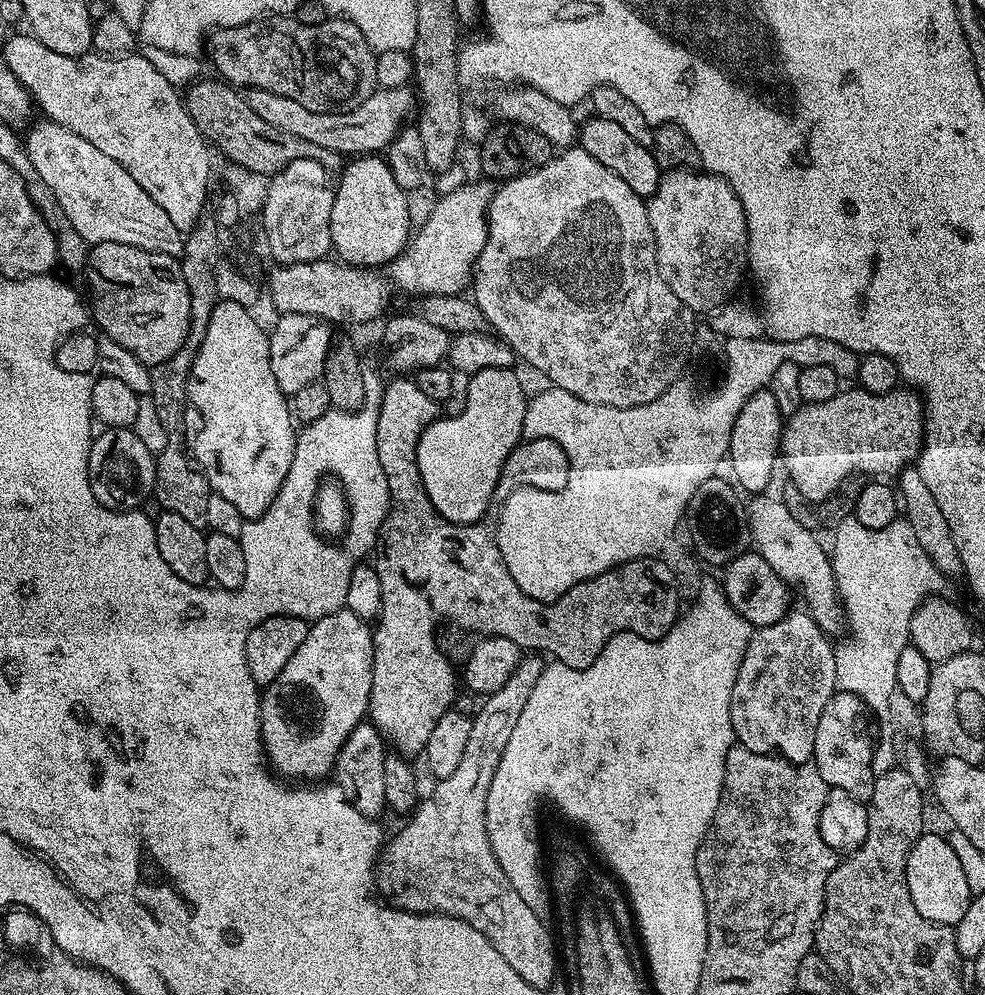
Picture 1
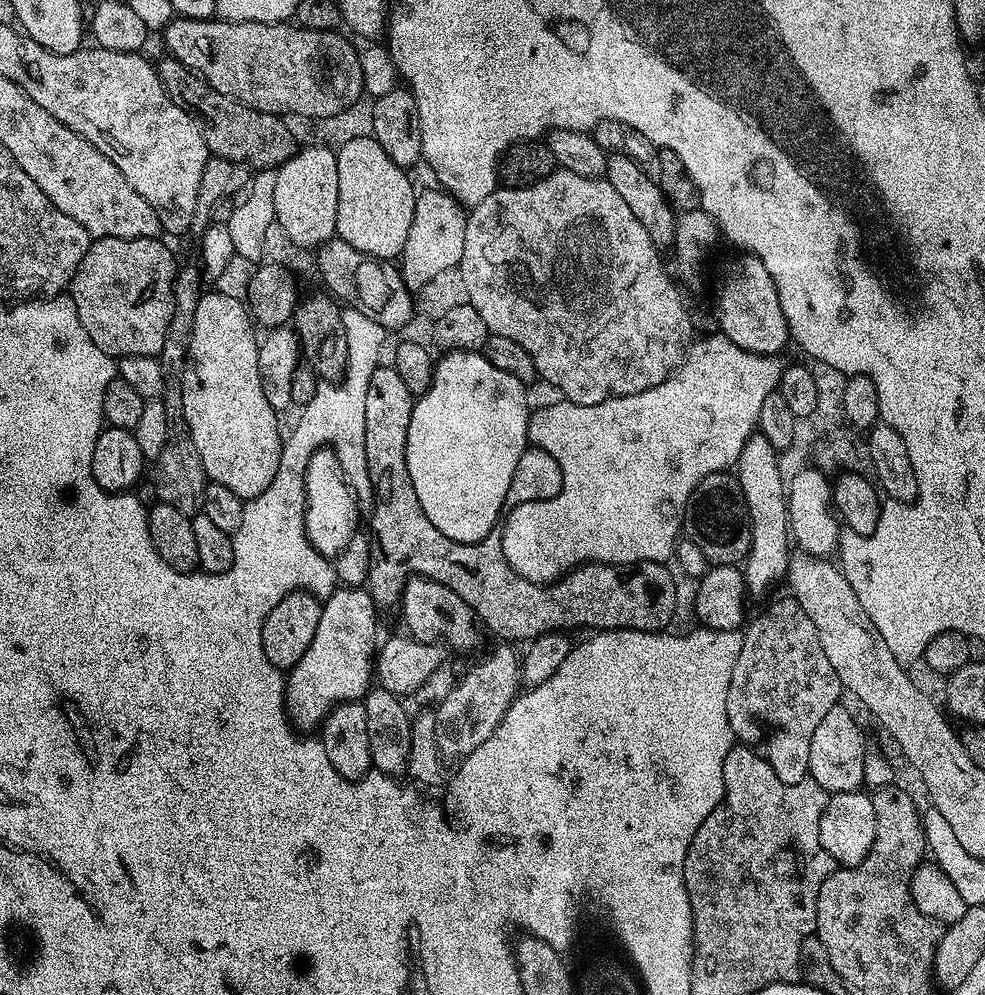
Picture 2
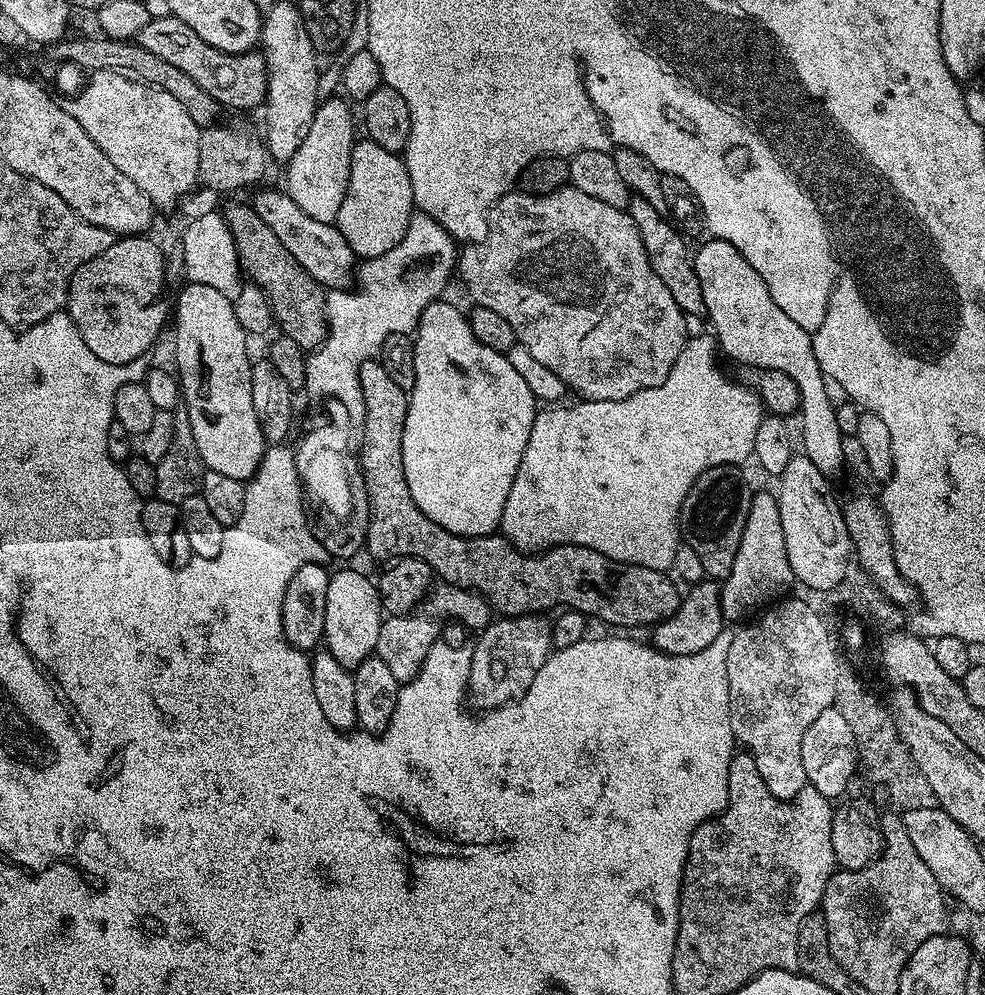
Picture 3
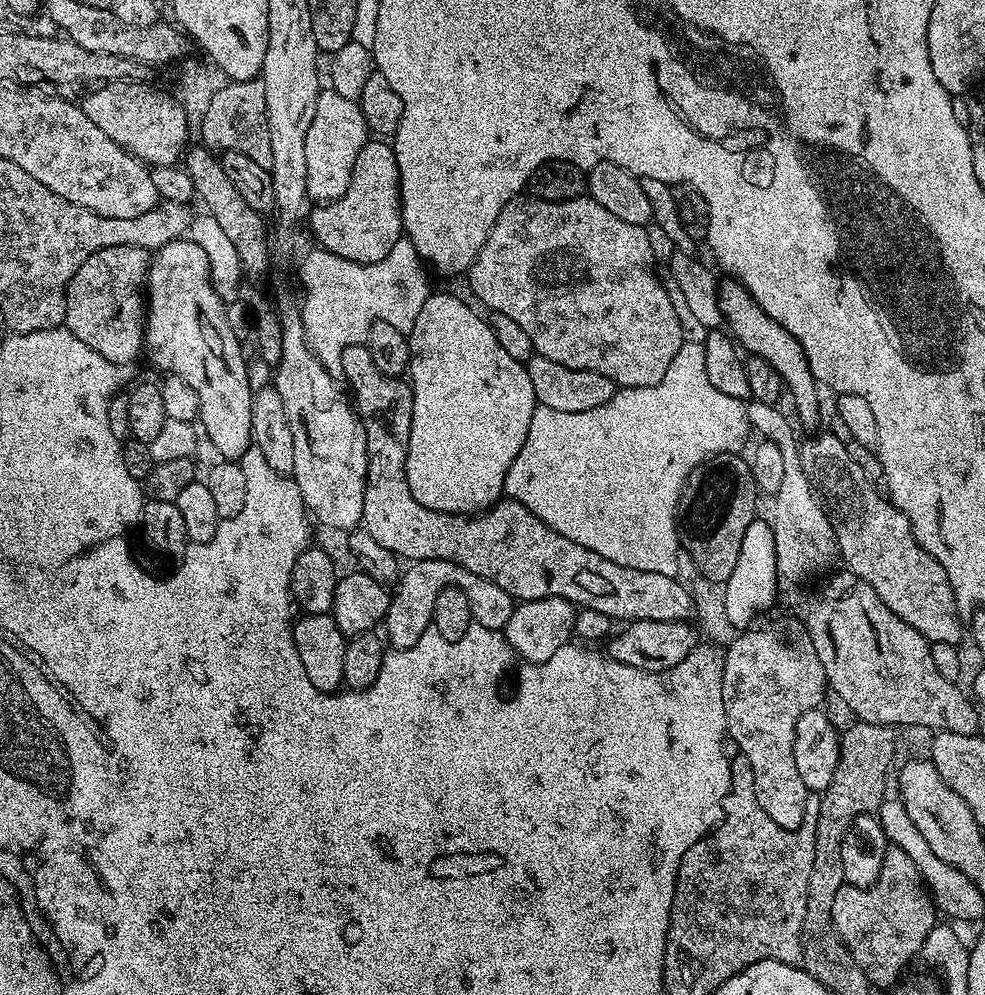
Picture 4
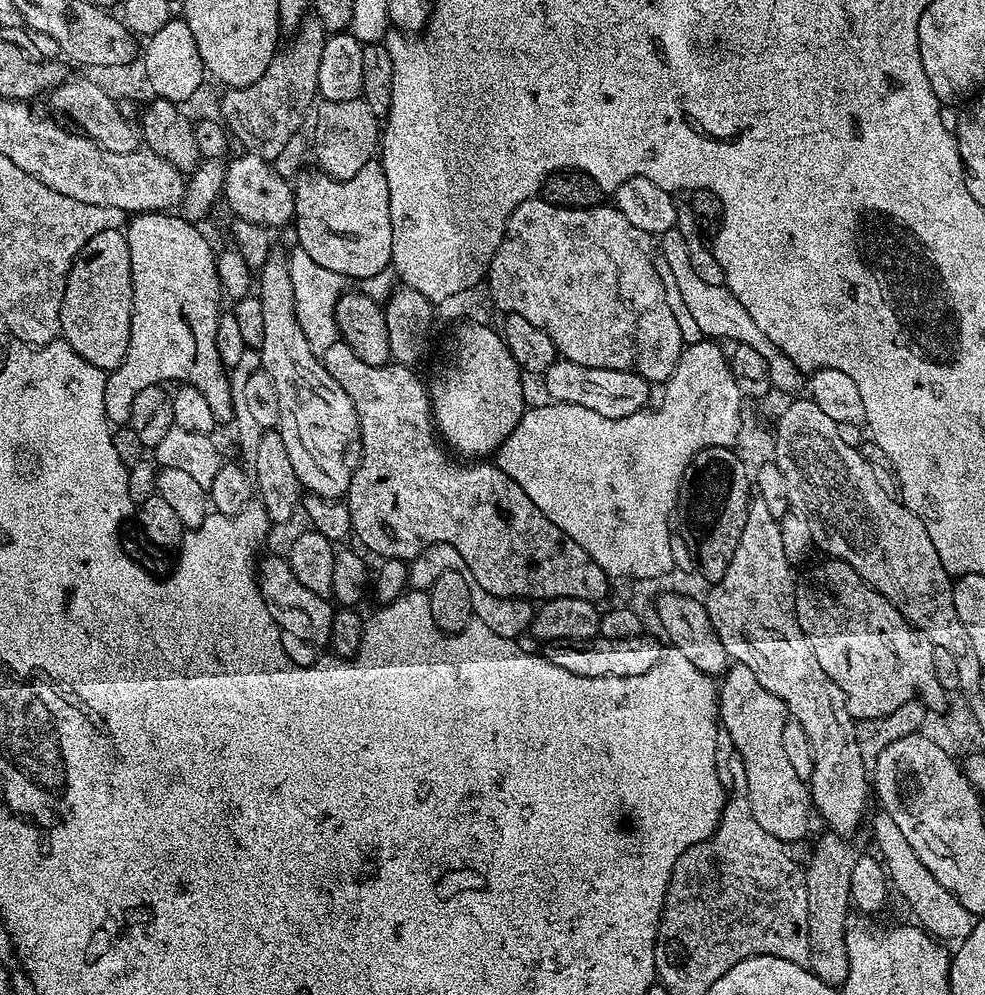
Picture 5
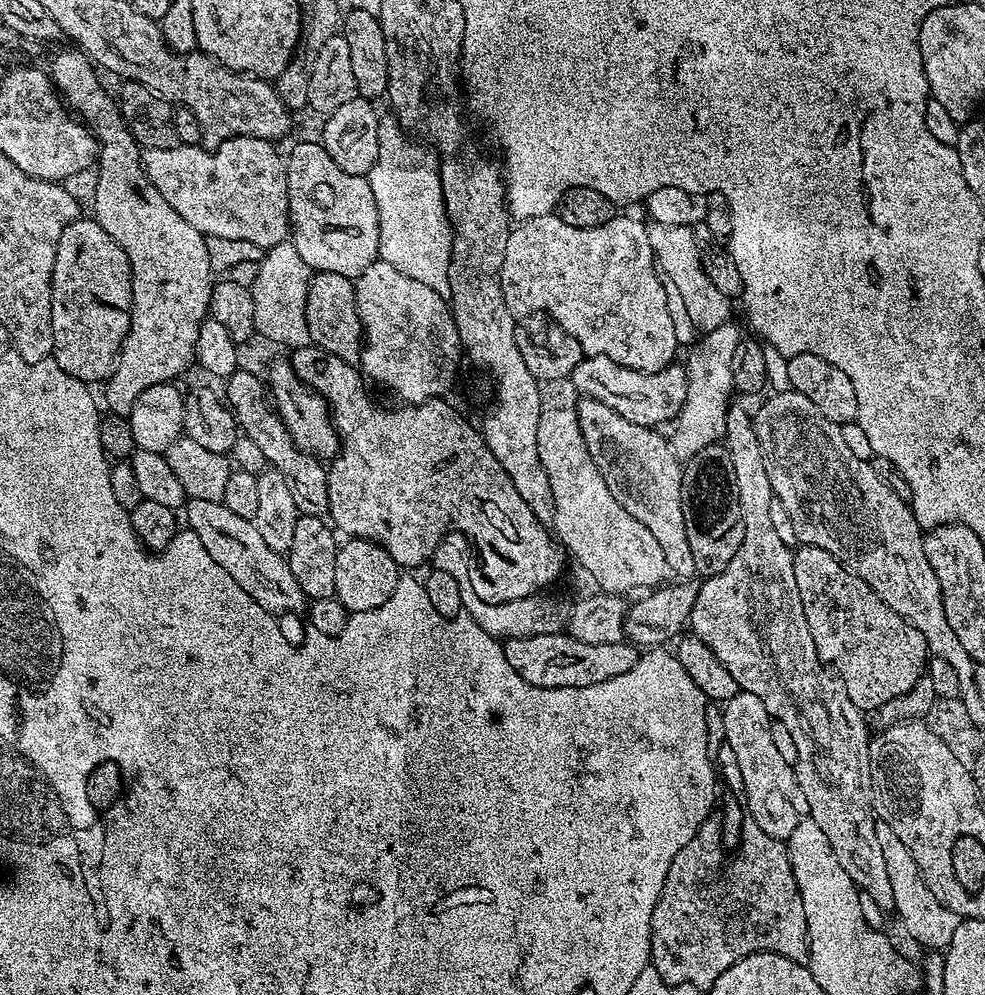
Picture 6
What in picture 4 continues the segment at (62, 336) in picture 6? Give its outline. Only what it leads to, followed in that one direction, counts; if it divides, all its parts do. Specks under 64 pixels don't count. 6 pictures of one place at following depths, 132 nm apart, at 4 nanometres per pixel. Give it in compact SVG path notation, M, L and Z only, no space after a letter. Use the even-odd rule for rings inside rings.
M106 246L106 250L98 250L94 254L90 254L90 258L86 258L86 262L82 262L82 266L78 266L78 270L74 274L74 278L70 278L68 289L66 290L66 314L64 315L63 327L72 331L72 336L78 338L80 343L88 347L88 351L102 354L102 358L106 362L110 362L113 366L125 366L136 355L141 355L144 348L144 329L146 327L146 285L148 283L148 266L150 263L150 252L147 248L139 248L138 246Z

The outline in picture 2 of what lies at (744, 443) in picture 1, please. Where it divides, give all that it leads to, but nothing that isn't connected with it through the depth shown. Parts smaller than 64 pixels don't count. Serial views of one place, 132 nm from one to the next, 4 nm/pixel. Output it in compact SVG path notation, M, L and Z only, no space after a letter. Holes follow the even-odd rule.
M754 434L742 446L742 454L734 465L734 475L742 486L746 510L750 514L750 550L742 561L744 587L749 593L764 592L788 575L790 529L788 497L785 477L780 477L780 460L777 450L761 434Z

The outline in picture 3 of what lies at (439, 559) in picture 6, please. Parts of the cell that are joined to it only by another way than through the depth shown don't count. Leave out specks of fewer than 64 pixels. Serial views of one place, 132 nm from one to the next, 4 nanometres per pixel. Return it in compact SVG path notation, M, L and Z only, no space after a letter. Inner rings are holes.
M437 583L405 616L388 616L380 628L375 655L386 662L390 674L398 682L413 680L427 658L428 651L437 647L443 628L449 621L456 621L468 630L483 630L492 623L494 610L488 601L471 588L459 588L456 584Z

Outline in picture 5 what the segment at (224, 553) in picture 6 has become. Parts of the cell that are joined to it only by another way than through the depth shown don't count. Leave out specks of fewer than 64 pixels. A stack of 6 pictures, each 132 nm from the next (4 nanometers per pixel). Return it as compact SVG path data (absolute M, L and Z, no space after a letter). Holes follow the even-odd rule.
M283 555L268 556L259 561L258 583L260 593L266 602L266 610L270 610L270 618L285 633L288 632L296 640L305 640L308 644L328 644L330 638L330 626L332 625L332 613L334 604L327 596L314 594L307 586L302 586L298 578L294 578L294 570L289 566Z

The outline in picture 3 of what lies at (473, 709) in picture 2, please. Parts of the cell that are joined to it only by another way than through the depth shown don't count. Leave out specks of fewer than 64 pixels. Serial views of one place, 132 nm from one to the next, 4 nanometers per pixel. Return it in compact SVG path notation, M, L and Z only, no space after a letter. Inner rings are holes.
M544 614L531 616L505 616L493 619L487 628L479 633L480 636L471 645L472 661L470 662L470 674L468 675L467 695L477 704L480 710L502 708L513 698L519 697L528 689L530 682L534 682L534 674L545 662L548 661L552 647L552 626L549 617Z

